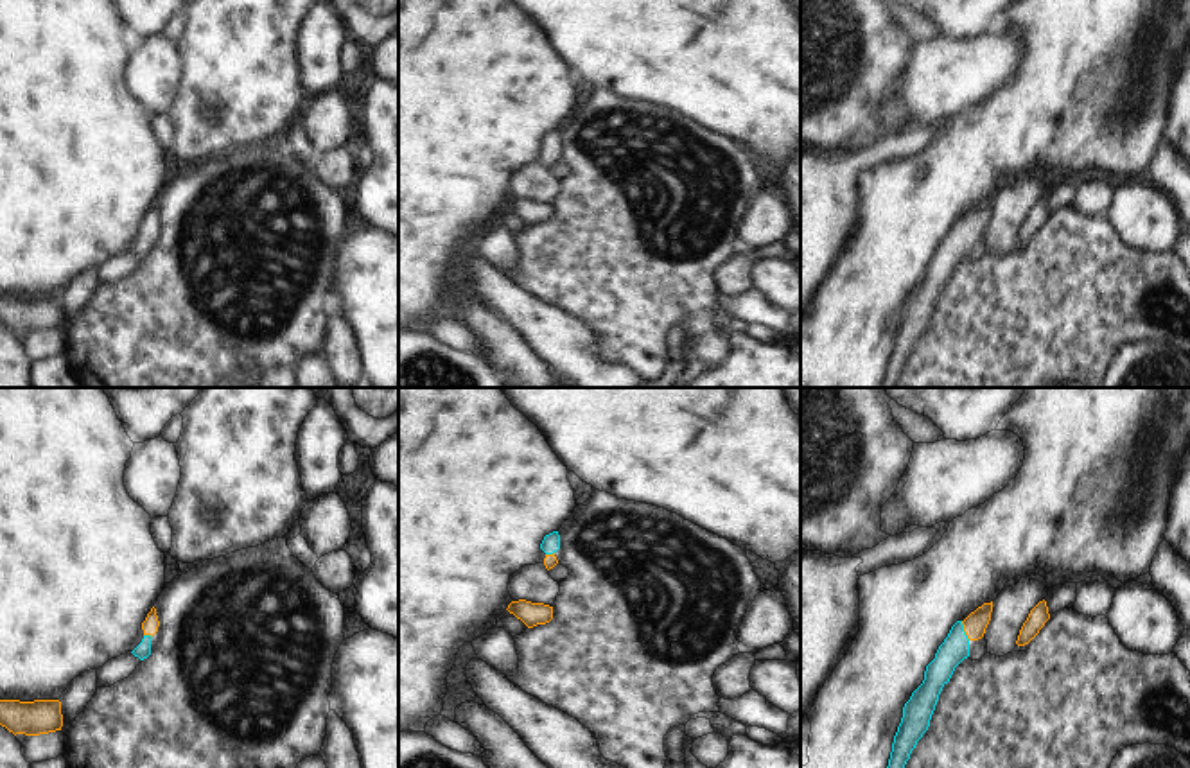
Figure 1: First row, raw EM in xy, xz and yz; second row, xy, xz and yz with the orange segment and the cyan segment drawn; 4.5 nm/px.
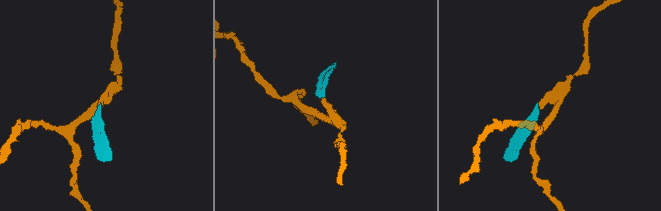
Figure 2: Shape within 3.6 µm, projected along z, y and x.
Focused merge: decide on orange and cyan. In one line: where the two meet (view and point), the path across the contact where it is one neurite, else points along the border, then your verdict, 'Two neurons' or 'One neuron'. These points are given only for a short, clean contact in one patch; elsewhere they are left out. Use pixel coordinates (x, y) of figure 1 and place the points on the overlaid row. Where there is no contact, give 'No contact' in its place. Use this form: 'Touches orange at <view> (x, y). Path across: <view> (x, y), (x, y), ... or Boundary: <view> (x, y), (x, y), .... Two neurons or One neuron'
Touches orange at yz (964, 630). Path across: yz (975, 623), (964, 630), (955, 648). One neuron.

